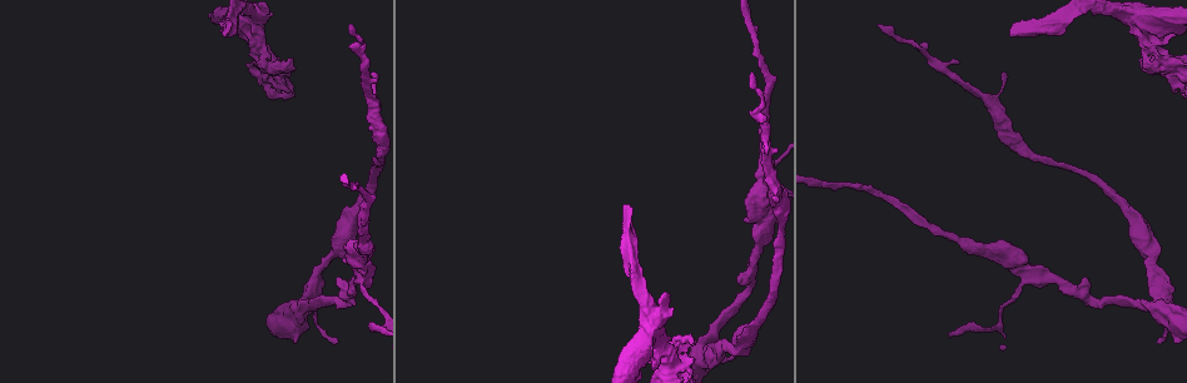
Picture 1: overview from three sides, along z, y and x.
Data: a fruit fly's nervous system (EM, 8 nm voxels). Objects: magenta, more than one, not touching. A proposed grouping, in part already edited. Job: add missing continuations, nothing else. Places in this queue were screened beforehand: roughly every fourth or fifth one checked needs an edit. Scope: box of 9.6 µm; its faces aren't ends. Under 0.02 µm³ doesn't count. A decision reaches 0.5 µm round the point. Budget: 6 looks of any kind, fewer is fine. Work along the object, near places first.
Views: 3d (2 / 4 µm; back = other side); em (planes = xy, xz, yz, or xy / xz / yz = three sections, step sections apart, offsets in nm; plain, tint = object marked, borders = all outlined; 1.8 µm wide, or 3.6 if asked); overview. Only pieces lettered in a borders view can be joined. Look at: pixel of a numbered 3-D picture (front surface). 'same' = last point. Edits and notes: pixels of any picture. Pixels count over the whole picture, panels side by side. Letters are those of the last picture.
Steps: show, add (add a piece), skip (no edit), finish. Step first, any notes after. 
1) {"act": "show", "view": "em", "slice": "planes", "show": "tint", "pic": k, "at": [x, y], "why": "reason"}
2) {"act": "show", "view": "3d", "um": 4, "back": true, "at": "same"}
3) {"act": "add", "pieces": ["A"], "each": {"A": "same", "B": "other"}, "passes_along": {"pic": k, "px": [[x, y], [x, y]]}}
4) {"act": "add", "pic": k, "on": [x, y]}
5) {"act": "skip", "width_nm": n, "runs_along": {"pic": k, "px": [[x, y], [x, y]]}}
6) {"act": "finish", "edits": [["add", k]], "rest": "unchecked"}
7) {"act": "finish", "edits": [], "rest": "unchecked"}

{"act": "show", "view": "em", "um": 3.6, "slice": "planes", "show": "borders", "pic": 1, "at": [692, 344], "why": "an open end"}

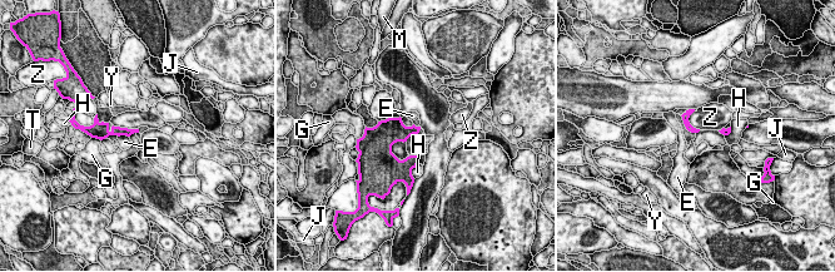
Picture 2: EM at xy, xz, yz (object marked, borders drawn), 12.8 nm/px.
{"act": "skip", "each": {"E": "other", "G": "other", "H": "other", "J": "other", "M": "other", "T": "other", "Y": "other", "Z": "other"}, "border": {"pic": 2, "px": [[406, 141], [392, 146], [398, 159]]}, "found": "no lettered piece goes on from it"}

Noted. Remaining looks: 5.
{"act": "show", "view": "em", "slice": "yz", "step": 8, "show": "borders", "pic": 1, "at": [1013, 36]}

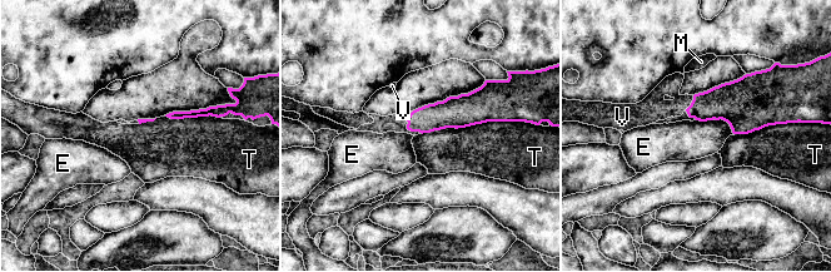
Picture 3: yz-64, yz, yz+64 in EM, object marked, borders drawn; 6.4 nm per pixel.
{"act": "add", "pieces": ["V"], "longest_contact_nm": ["T", 550], "each": {"E": "other", "M": "other", "T": "other", "V": "same"}, "passes_along": {"pic": 3, "px": [[730, 102], [691, 103], [653, 108]]}, "found": "it goes on there"}

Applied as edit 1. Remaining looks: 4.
{"act": "show", "view": "overview", "why": "see it whole again"}

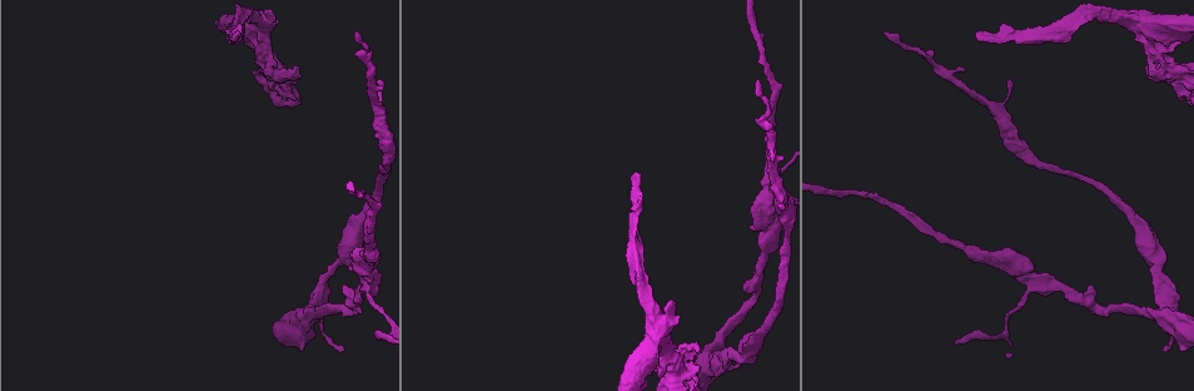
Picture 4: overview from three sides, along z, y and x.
{"act": "show", "view": "em", "slice": "xz", "step": 4, "show": "tint", "pic": 4, "at": [1169, 312], "why": "three arms meet"}

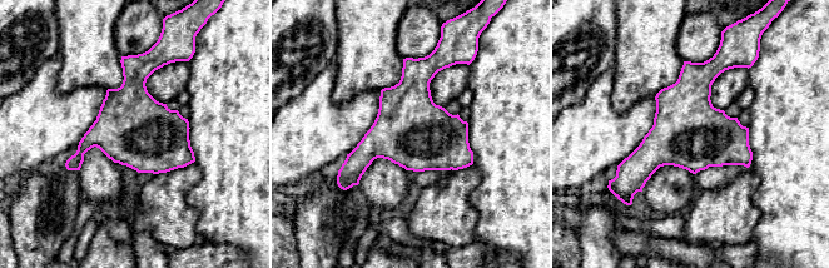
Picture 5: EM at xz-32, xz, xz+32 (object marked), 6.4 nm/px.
{"act": "show", "view": "em", "slice": "planes", "show": "borders", "at": "same", "why": "another direction"}

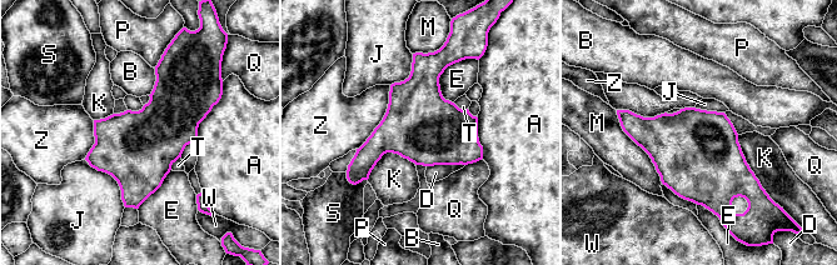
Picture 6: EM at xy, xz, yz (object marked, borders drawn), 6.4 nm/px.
{"act": "skip", "each": {"A": "other", "B": "other", "D": "other", "E": "other", "J": "other", "K": "other", "M": "other", "P": "other", "Q": "other", "S": "other", "T": "other", "W": "other", "Z": "other"}, "border": {"pic": 6, "px": [[85, 159], [116, 181], [125, 206]]}, "found": "no lettered piece goes on from it"}

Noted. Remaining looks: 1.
{"act": "finish", "edits": [["add", 3]], "rest": "unchecked"}

